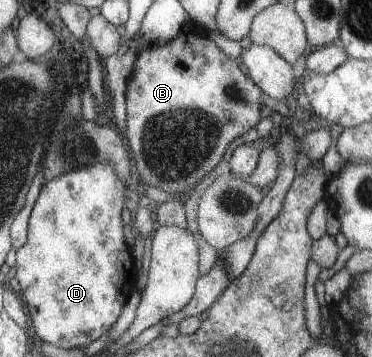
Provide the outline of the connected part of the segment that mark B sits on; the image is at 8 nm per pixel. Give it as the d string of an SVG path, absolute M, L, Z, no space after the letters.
M185 24L179 34L171 42L167 42L167 44L158 44L157 46L145 48L142 54L139 55L139 58L137 58L137 64L135 64L133 76L129 80L126 95L128 106L127 142L135 160L137 171L142 178L141 182L149 186L158 187L171 195L181 192L183 188L187 189L187 186L195 185L195 182L201 181L201 178L221 160L221 156L223 156L221 152L225 152L227 144L233 138L240 137L243 132L251 129L255 125L255 122L259 122L259 94L261 94L261 88L259 86L253 86L254 83L249 78L245 78L245 74L237 68L237 64L233 60L229 60L213 44L213 40L201 36L199 30L195 30L195 26L191 26L191 30L188 30L188 28L189 24Z

